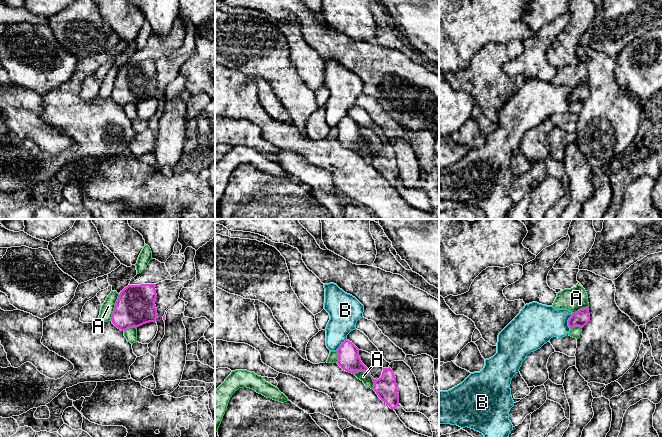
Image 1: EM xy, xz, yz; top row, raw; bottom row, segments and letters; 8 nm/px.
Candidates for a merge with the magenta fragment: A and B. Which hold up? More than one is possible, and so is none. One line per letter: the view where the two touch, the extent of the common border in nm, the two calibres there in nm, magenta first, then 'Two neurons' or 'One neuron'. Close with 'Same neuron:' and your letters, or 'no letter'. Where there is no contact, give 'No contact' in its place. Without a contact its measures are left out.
A: Touches magenta in xz. Shared border 200 nm. Thickness 180 nm (magenta) against 80 nm. Two neurons
B: Touches magenta in yz. Shared border 130 nm. Thickness 130 nm (magenta) against 320 nm. Two neurons
Same neuron: no letter

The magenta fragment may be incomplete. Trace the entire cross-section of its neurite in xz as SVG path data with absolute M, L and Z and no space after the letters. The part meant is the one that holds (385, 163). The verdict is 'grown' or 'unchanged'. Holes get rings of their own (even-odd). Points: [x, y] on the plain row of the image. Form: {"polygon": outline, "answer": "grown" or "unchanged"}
{"polygon": "M383 144L382 151L379 155L373 155L373 166L378 173L391 185L395 185L399 181L399 169L396 160L396 153L389 144Z", "answer": "unchanged"}

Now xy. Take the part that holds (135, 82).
{"polygon": "M156 60L128 61L119 70L111 93L121 107L139 103L157 95Z", "answer": "unchanged"}

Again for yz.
{"polygon": "M589 83L578 86L572 89L572 92L568 96L569 104L579 102L583 104L590 97Z", "answer": "unchanged"}

